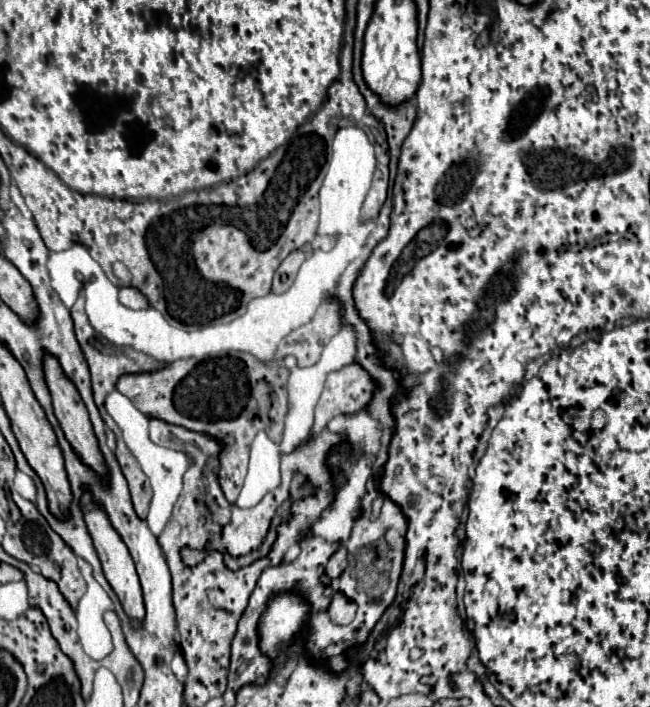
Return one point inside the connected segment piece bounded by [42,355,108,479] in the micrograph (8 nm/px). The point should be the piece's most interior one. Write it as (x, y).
(70, 411)

